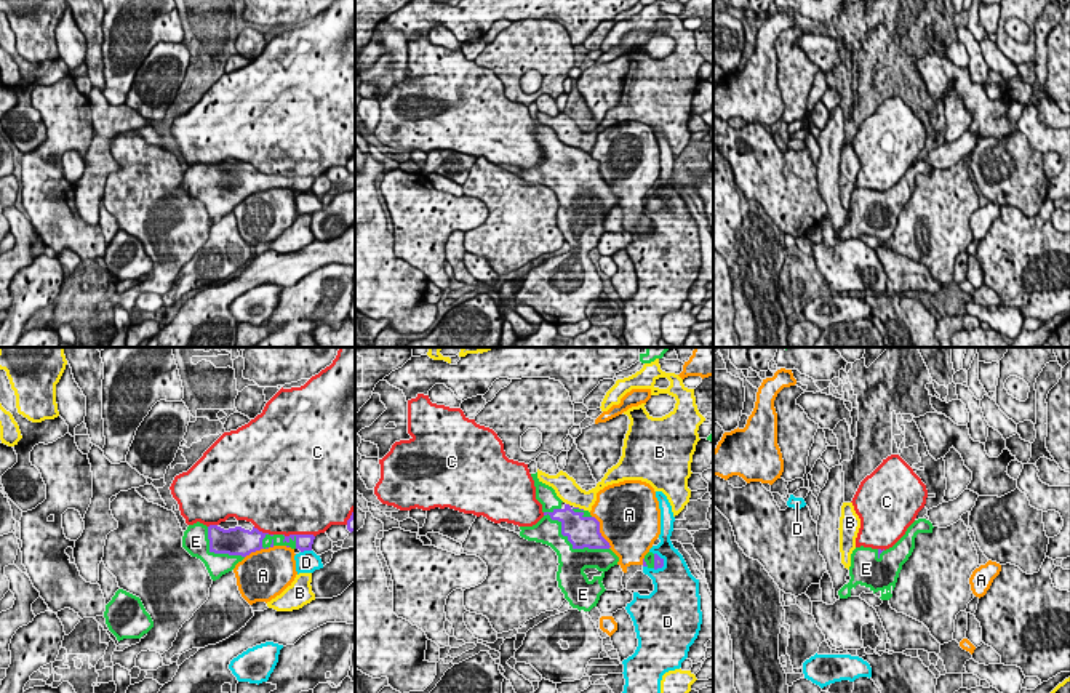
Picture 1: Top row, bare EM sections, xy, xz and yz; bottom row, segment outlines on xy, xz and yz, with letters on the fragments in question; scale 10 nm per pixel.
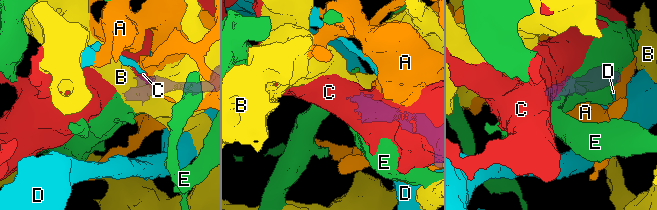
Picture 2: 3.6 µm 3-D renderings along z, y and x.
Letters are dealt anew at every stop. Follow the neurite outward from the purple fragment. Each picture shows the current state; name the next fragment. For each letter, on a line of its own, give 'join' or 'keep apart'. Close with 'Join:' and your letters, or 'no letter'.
A: keep apart
B: keep apart
C: keep apart
D: keep apart
E: join
Join: E

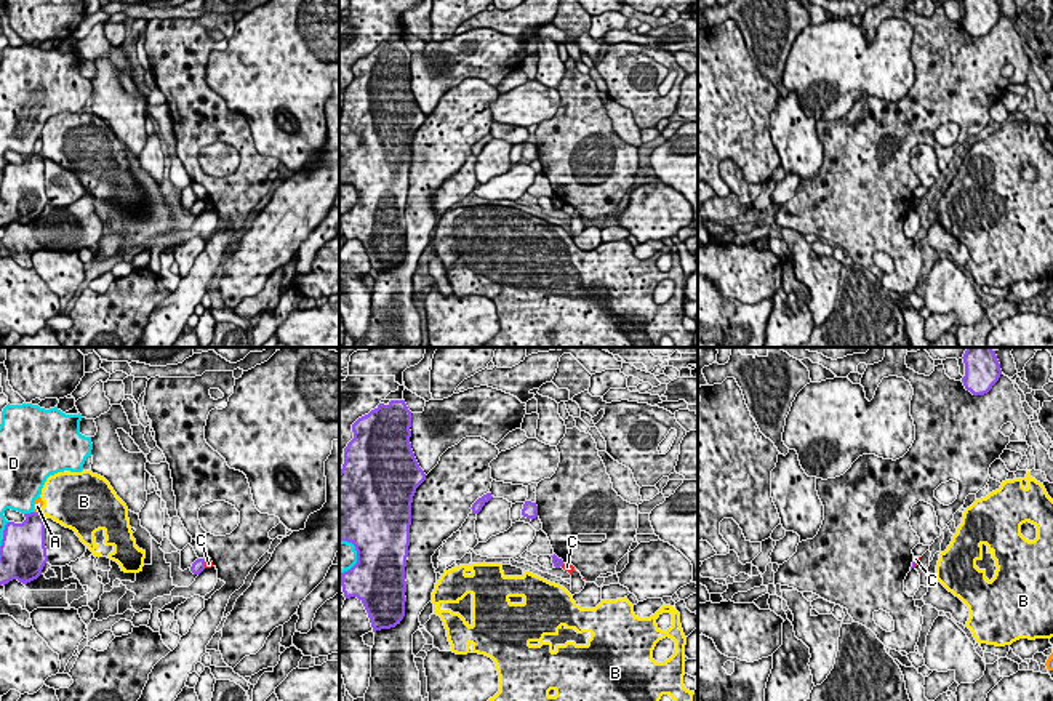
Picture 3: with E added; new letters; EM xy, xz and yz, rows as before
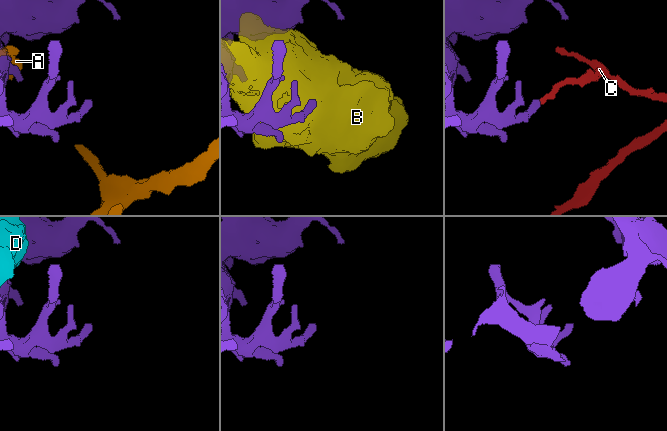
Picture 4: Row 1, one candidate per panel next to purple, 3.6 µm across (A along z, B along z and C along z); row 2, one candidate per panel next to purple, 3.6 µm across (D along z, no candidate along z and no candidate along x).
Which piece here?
A: keep apart
B: keep apart
C: keep apart
D: keep apart
Join: no letter

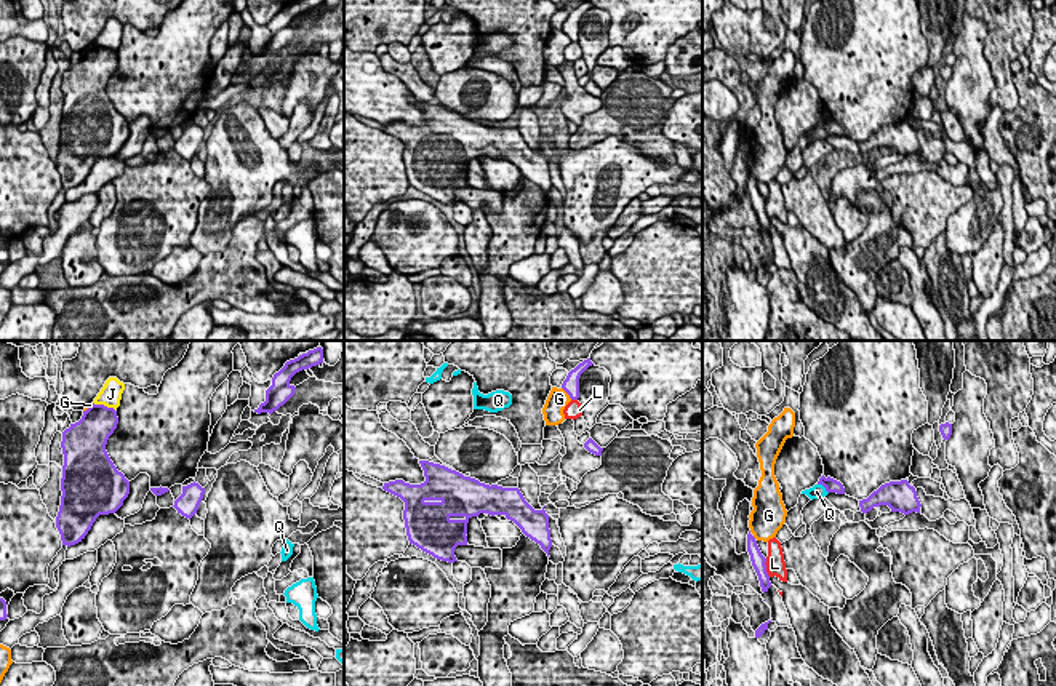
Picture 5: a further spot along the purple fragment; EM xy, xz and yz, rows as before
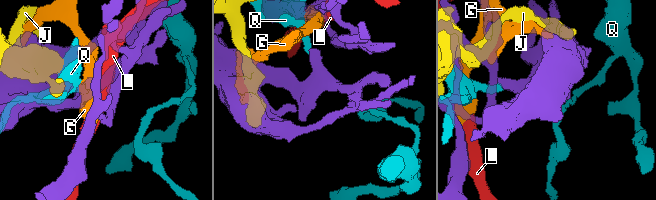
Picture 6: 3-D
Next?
G: keep apart
J: keep apart
L: keep apart
Q: keep apart
Join: no letter

